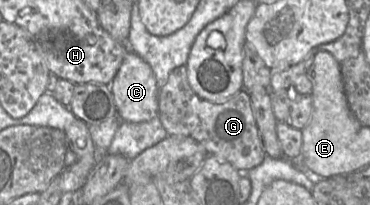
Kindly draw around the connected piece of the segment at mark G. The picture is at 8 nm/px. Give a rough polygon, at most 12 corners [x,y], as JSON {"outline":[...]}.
{"outline":[[186,65],[160,89],[168,135],[246,174],[265,159],[248,91],[221,102]]}

